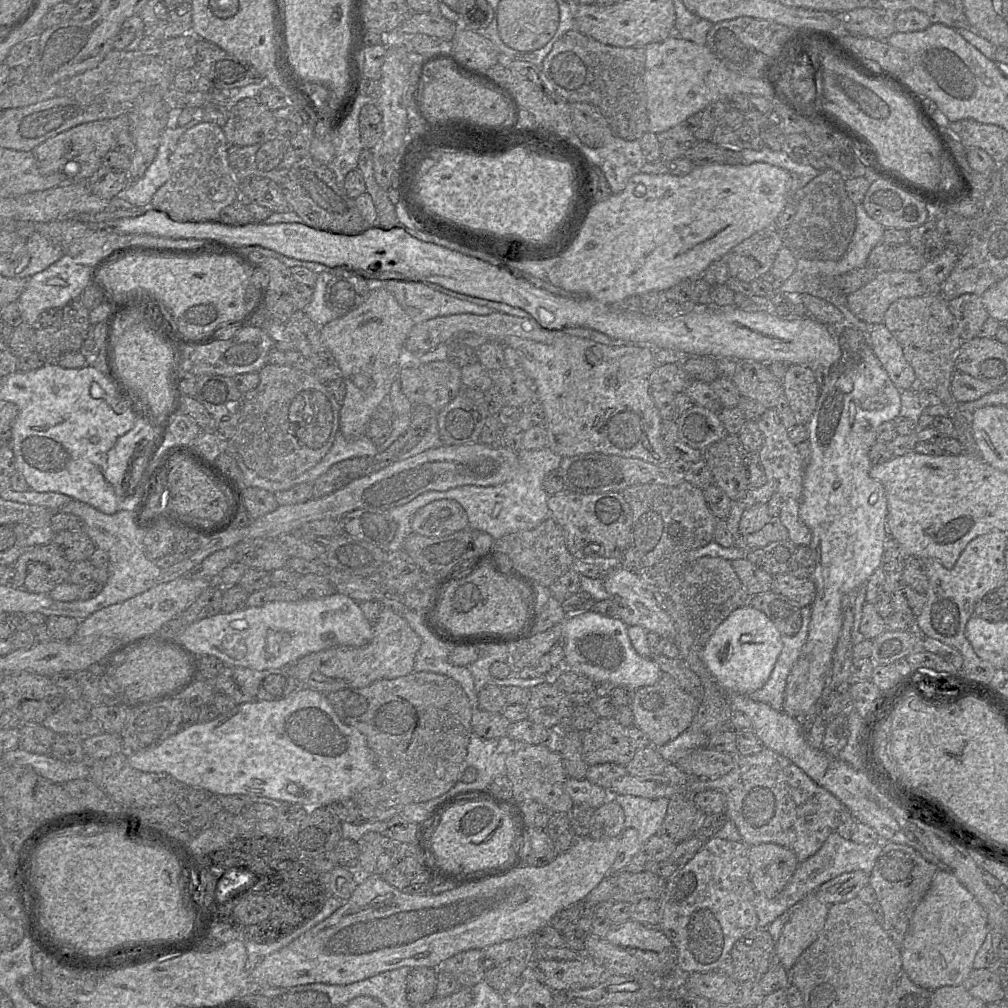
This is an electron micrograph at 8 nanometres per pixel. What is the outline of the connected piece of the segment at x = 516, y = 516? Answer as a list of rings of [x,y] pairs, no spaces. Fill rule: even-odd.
[[[548,447],[538,450],[521,449],[517,452],[517,457],[518,468],[515,475],[503,484],[488,487],[464,485],[446,491],[429,491],[405,505],[388,510],[398,524],[398,530],[385,550],[387,552],[403,550],[404,540],[413,533],[411,523],[415,513],[425,505],[442,499],[458,502],[467,514],[468,529],[483,531],[494,540],[511,533],[536,528],[550,515],[547,506],[549,495],[543,488],[544,479],[550,472],[559,468],[562,457]]]

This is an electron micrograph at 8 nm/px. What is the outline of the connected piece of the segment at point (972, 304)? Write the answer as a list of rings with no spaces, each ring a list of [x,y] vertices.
[[[966,293],[948,299],[948,306],[954,315],[962,341],[967,341],[978,336],[983,324],[990,317],[982,297]]]

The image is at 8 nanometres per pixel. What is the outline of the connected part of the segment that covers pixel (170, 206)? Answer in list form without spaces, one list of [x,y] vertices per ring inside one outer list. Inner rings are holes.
[[[200,122],[187,130],[180,137],[170,157],[171,177],[156,191],[149,207],[166,213],[176,222],[219,221],[221,211],[240,199],[239,183],[233,176],[228,162],[229,146],[222,128],[216,125]]]

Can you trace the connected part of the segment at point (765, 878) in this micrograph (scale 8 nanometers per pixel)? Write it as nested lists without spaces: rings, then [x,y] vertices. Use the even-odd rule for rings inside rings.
[[[775,843],[749,846],[749,877],[757,892],[773,898],[790,881],[797,866],[795,853]]]

